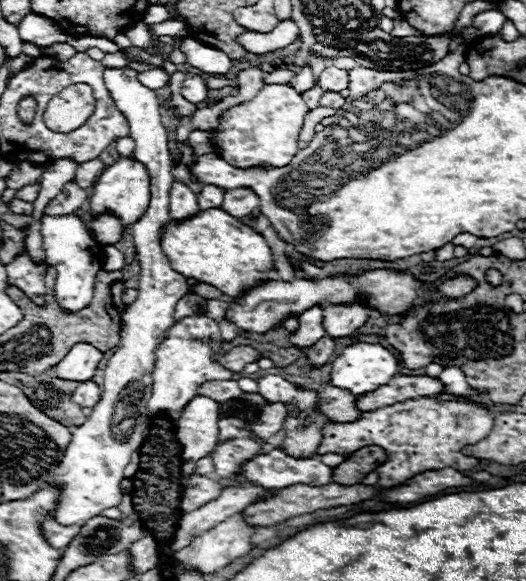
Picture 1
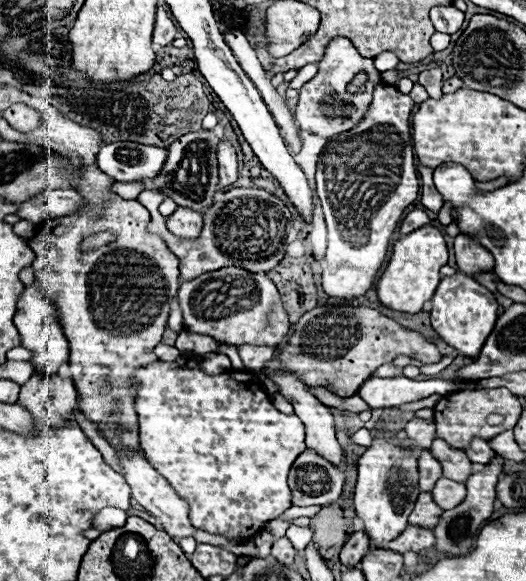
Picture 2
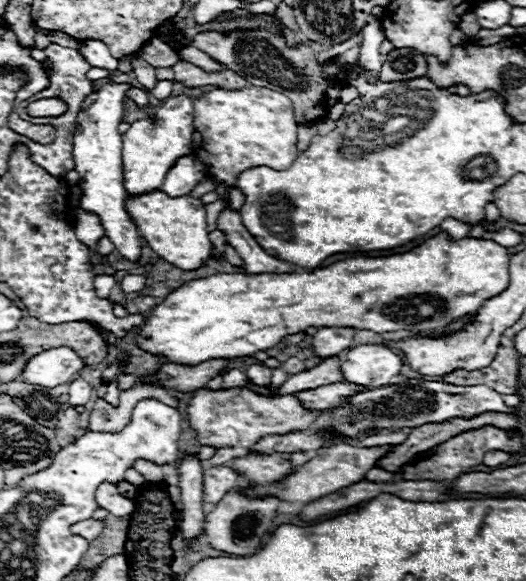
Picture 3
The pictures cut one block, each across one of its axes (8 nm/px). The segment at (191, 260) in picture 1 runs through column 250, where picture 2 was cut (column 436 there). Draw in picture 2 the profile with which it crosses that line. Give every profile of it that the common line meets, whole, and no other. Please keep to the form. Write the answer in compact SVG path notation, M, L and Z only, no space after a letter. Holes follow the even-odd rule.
M424 226L408 236L400 236L392 246L392 256L388 266L384 268L380 280L376 282L376 294L382 306L406 314L418 314L436 292L440 282L440 268L448 262L448 248L444 236L434 226Z

